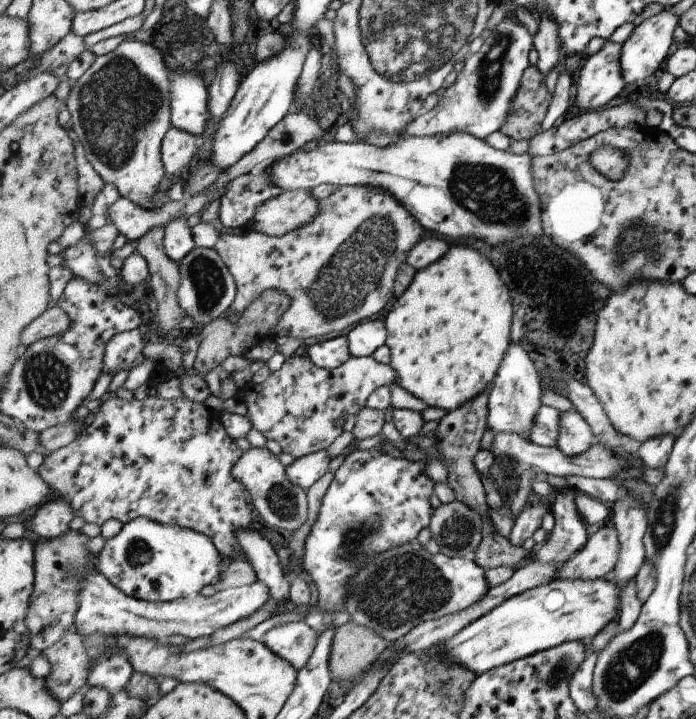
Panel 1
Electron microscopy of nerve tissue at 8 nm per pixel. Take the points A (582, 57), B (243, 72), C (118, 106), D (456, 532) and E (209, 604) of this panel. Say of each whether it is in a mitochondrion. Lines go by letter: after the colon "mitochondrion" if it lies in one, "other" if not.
A: other
B: other
C: mitochondrion
D: mitochondrion
E: other

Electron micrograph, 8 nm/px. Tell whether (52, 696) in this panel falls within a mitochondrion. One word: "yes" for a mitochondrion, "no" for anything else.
no

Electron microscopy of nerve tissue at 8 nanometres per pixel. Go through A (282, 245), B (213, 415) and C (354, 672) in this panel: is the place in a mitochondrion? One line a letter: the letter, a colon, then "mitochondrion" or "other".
A: other
B: other
C: other

